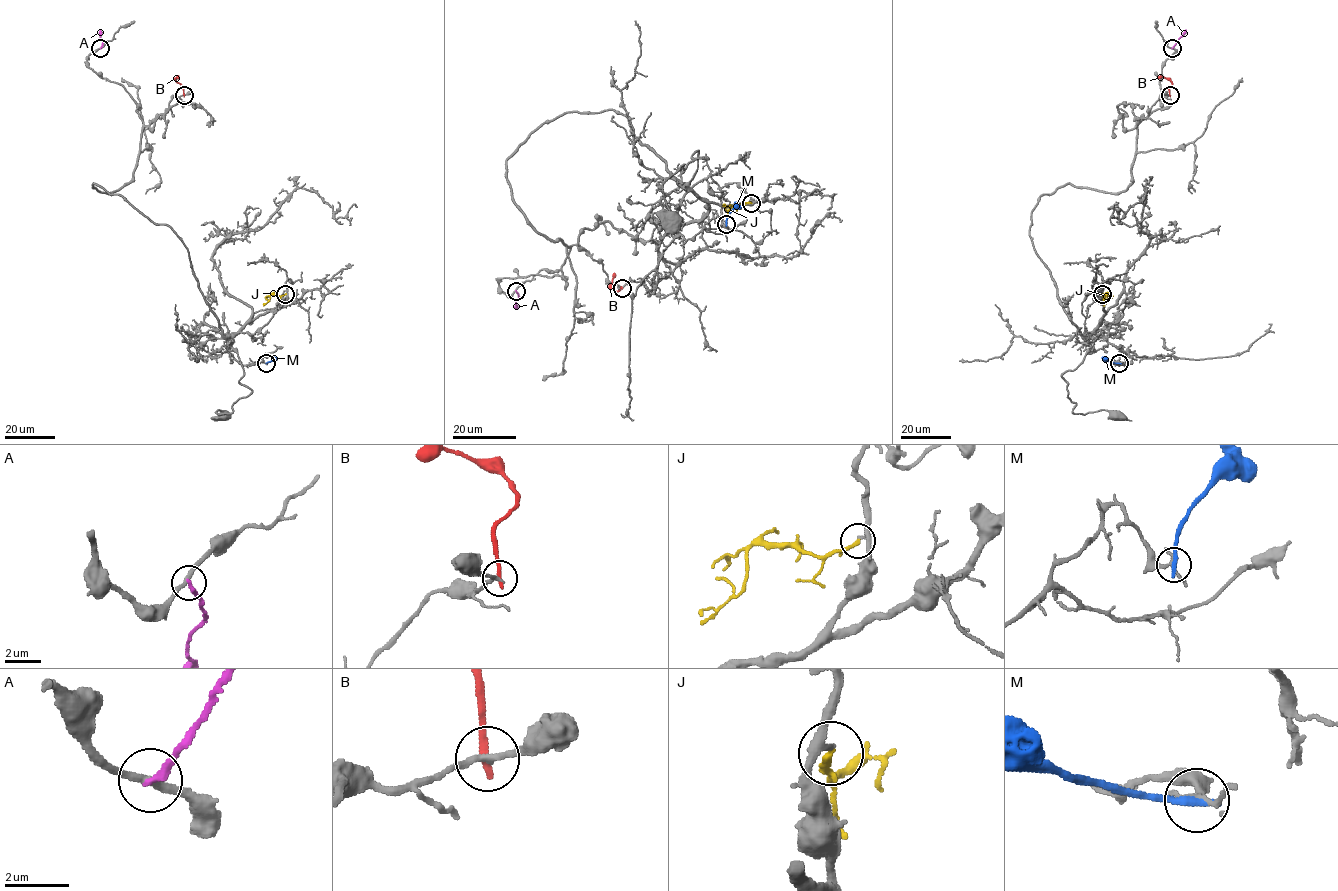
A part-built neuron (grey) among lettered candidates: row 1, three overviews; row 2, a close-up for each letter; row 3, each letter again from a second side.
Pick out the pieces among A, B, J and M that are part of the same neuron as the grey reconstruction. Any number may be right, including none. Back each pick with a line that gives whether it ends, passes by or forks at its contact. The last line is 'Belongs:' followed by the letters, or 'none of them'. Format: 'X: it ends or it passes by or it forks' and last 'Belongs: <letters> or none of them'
A: it ends
Belongs: A

